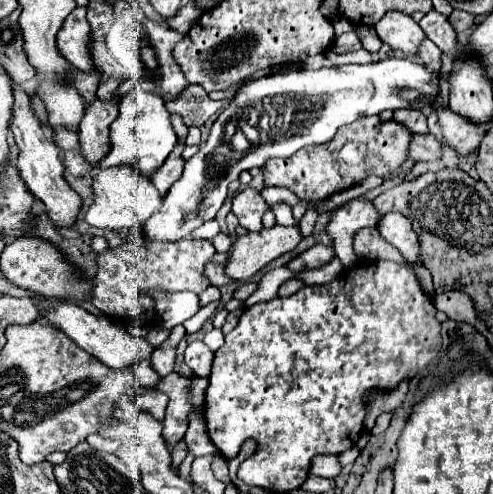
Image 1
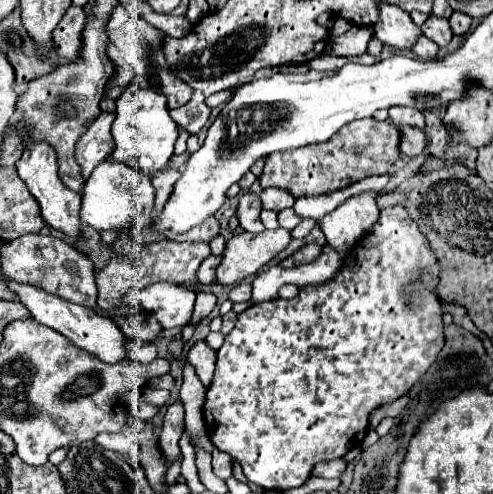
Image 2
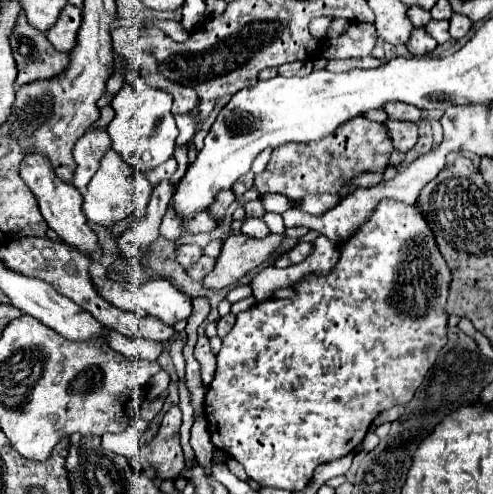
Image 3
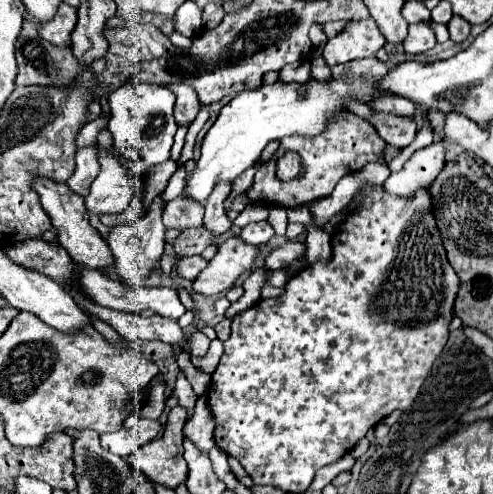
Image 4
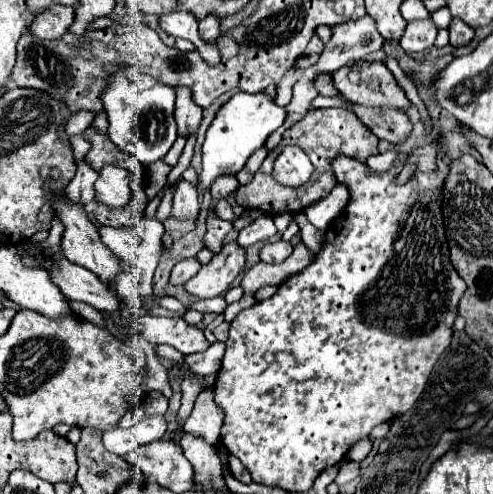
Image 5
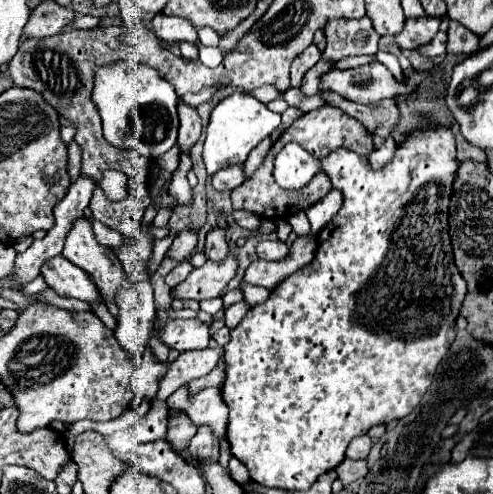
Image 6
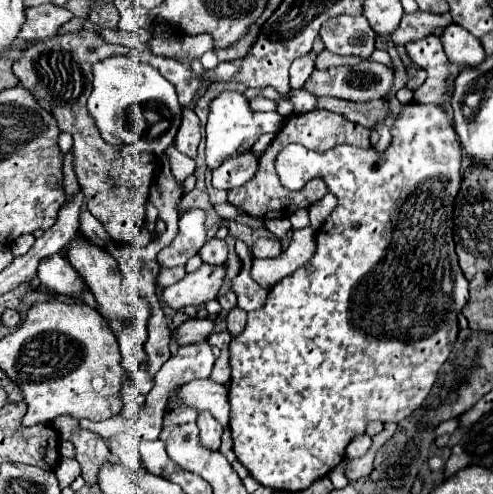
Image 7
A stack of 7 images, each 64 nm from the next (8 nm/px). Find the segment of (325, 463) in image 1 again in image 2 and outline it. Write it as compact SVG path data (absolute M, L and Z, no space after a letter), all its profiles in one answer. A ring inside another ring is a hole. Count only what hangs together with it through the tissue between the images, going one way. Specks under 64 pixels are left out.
M344 458L320 462L320 464L316 464L316 468L314 468L314 476L320 476L320 478L338 478L338 476L342 476L342 472L346 470L346 466L348 466L348 462L346 462Z

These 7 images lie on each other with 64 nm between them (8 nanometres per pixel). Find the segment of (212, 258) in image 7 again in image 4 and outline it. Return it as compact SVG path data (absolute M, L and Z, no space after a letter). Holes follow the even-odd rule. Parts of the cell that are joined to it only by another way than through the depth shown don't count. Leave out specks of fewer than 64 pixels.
M220 182L212 190L212 196L206 200L206 212L204 212L204 228L216 238L232 228L232 222L228 220L224 212L224 200L232 192L232 182Z

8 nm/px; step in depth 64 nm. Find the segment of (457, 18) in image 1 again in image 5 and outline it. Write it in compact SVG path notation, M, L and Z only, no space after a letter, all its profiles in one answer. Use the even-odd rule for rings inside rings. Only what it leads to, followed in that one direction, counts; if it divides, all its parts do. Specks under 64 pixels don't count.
M452 18L448 32L450 32L450 46L452 48L468 46L474 38L474 30L468 28L468 24L464 24L462 20L456 20L456 18Z

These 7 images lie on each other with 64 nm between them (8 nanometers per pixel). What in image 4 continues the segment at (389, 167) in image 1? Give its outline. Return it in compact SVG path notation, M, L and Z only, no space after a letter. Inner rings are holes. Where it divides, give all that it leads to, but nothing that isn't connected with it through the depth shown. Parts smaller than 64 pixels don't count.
M338 112L328 122L328 128L318 136L286 136L284 140L280 140L280 148L276 150L276 154L258 168L254 184L246 190L246 196L250 202L264 206L282 206L282 208L304 206L308 202L330 196L338 180L346 176L346 164L352 168L364 168L368 162L374 160L382 162L384 146L386 142L380 140L380 136L376 136L376 130L364 118L352 112ZM288 150L296 150L300 154L306 172L292 182L282 182L276 180L276 160L284 156L284 152Z

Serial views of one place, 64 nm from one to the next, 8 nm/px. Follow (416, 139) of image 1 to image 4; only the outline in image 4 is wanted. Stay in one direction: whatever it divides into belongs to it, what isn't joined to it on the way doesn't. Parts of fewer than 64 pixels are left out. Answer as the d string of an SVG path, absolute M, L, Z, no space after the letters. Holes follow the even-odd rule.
M376 112L368 118L378 136L396 148L406 148L416 136L416 124L408 116L396 116L386 112Z

